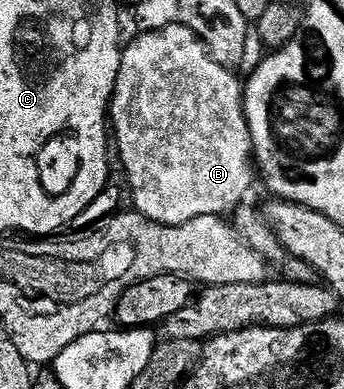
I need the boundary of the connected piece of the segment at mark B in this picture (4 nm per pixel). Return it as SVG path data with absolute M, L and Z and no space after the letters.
M172 26L161 30L137 33L132 43L123 47L120 56L120 71L116 87L110 103L110 130L114 135L114 150L120 153L122 173L126 179L127 189L132 189L132 202L135 213L146 216L163 226L186 224L186 220L194 220L198 216L224 216L237 204L243 203L252 186L254 178L254 155L252 153L252 134L248 130L248 121L244 115L244 96L241 79L236 79L231 69L221 66L208 54L202 39L190 28Z

